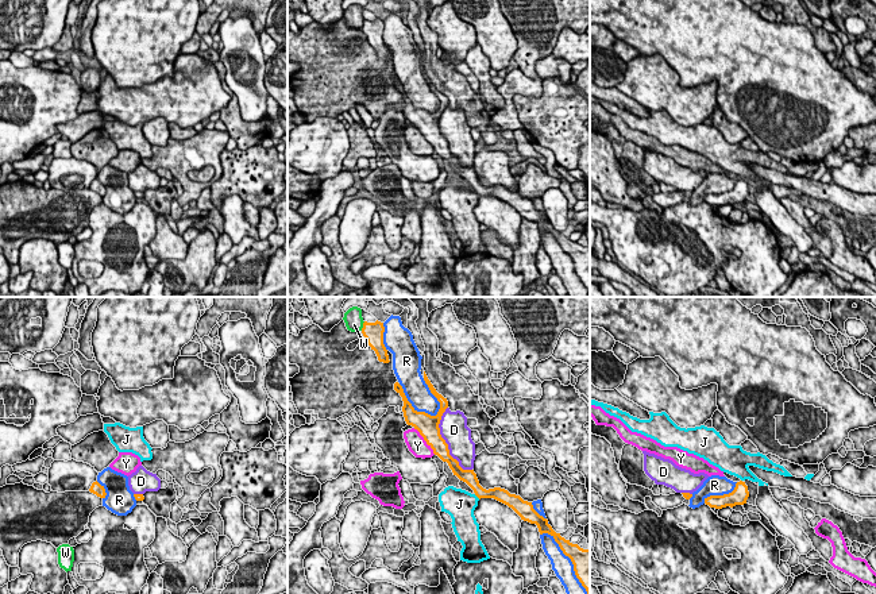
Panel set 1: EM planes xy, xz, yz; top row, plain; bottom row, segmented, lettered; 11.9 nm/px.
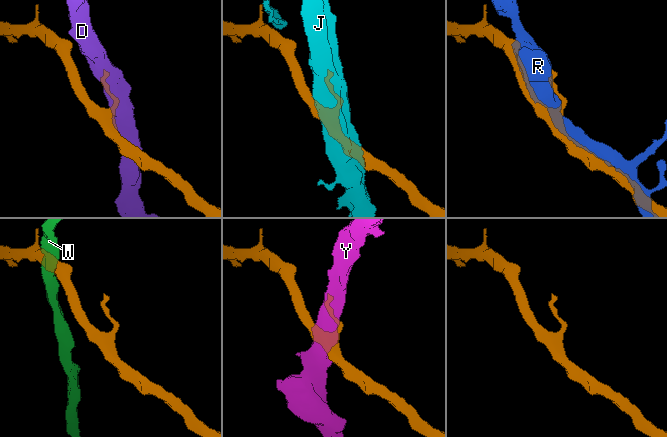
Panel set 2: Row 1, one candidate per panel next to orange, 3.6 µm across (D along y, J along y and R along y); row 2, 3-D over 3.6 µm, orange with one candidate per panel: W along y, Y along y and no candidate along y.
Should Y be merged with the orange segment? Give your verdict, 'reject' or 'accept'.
reject

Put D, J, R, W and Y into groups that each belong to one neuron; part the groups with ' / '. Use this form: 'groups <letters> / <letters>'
groups D / J / R / W / Y

